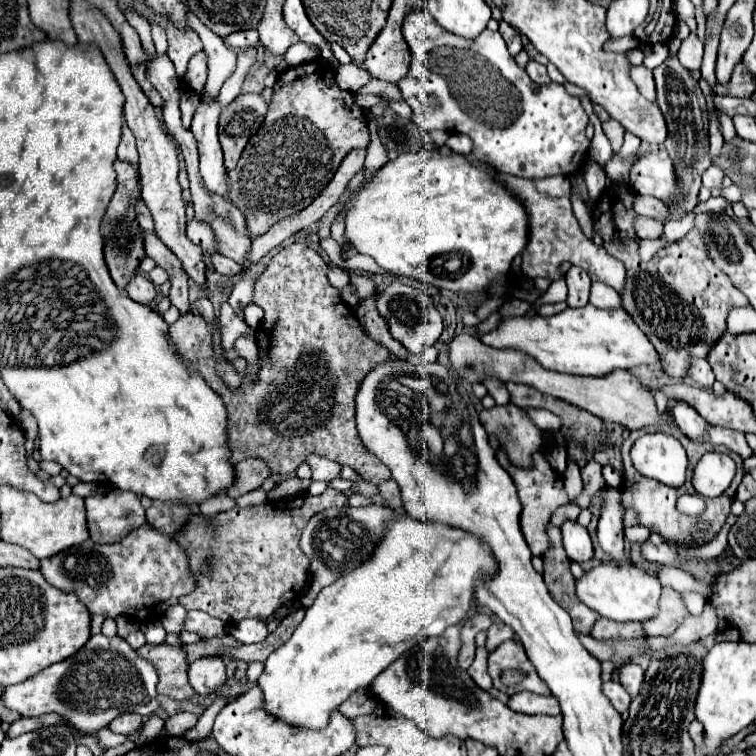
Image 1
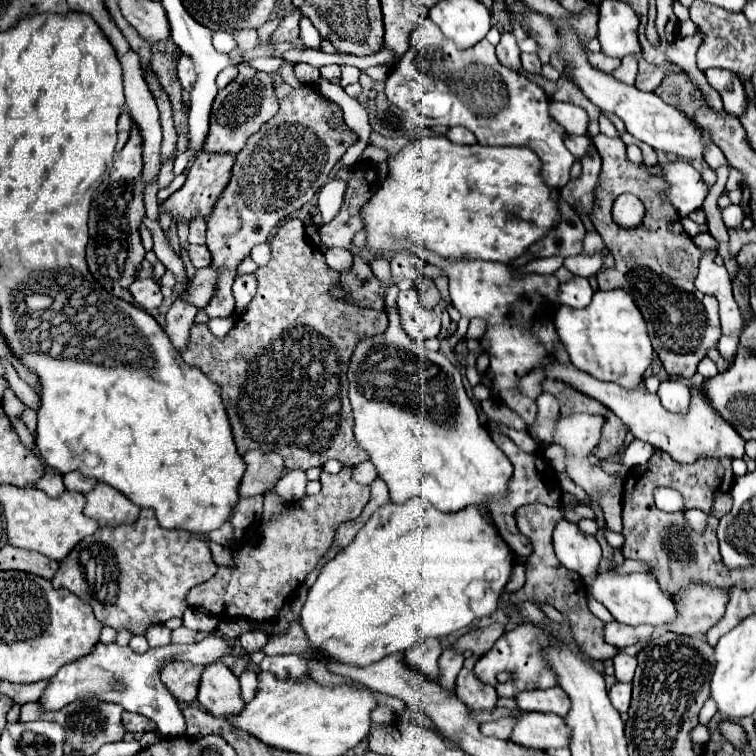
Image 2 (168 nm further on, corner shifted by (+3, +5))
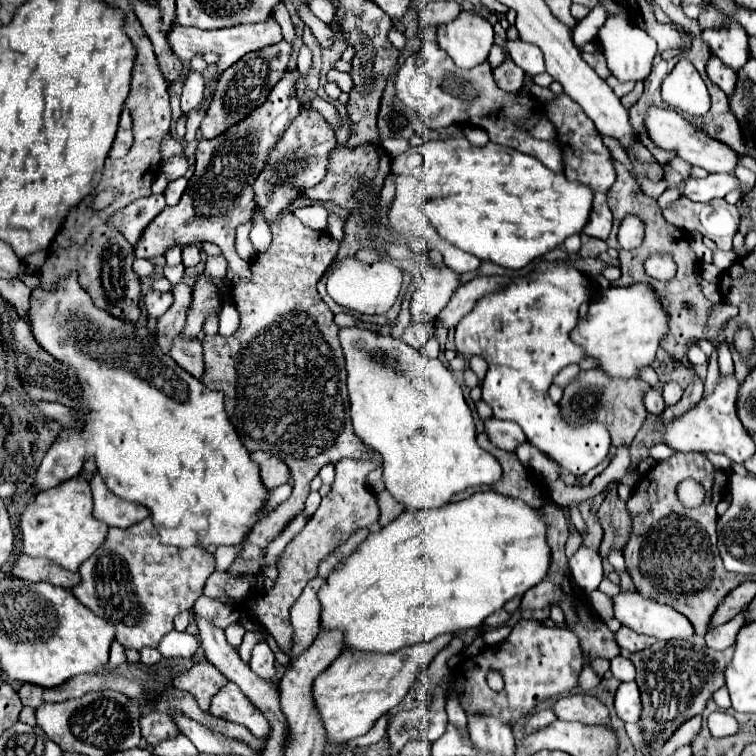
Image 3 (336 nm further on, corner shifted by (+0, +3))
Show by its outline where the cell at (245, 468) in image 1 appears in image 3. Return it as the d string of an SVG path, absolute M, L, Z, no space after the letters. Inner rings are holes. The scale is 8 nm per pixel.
M261 450L253 452L251 458L259 464L261 468L261 482L267 490L279 486L279 484L285 484L287 482L287 464L283 460L279 460L277 456L271 456L271 454L265 454Z

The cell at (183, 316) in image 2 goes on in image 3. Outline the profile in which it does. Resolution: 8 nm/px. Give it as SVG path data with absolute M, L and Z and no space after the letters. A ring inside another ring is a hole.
M177 334L173 338L169 356L181 366L185 368L189 374L193 374L195 378L201 378L203 374L203 352L201 352L201 342L197 338L181 338L181 334Z

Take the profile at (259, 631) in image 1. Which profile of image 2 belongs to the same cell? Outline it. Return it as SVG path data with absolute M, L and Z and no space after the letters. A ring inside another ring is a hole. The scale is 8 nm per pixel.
M246 632L240 638L240 644L246 654L254 654L254 652L258 652L258 648L262 648L262 644L266 644L266 640L268 640L268 636L264 632Z

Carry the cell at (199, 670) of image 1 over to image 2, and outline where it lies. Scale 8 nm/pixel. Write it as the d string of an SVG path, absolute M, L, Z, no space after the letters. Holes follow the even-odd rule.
M222 662L206 666L200 680L198 702L210 714L220 718L230 718L234 716L234 712L240 712L244 708L238 678L232 674L228 666L224 666Z

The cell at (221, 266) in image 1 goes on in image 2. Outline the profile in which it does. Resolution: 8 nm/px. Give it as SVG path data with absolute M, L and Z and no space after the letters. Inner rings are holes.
M190 244L188 246L188 252L190 252L190 262L194 264L194 268L206 268L210 266L210 252L206 250L206 246L194 246Z

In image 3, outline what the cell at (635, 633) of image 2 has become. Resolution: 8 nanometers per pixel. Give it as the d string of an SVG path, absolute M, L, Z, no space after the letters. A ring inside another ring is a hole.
M621 626L621 628L615 632L615 640L617 640L619 648L627 648L629 652L645 650L645 648L653 646L653 642L657 642L653 636L637 634L637 632L633 632L631 628L625 628L625 626Z

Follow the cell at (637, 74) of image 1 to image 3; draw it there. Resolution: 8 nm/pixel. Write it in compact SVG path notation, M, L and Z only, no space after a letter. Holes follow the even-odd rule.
M609 76L609 78L607 78L607 84L615 90L615 94L617 94L619 98L623 98L625 94L629 94L629 92L633 90L633 86L635 86L633 82L621 82L621 80L617 80L615 76Z

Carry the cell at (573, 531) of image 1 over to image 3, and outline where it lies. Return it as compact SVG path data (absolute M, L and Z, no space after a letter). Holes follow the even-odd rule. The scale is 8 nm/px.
M579 546L579 550L569 558L569 570L573 580L585 592L593 592L603 580L603 560L597 550L587 546Z

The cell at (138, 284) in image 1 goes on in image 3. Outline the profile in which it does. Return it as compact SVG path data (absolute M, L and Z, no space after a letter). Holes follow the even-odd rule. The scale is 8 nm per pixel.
M149 290L149 292L145 294L143 302L145 302L145 308L147 308L149 316L151 316L151 318L159 318L159 316L163 316L163 314L169 310L169 306L171 306L171 302L173 302L173 296L171 296L171 292Z

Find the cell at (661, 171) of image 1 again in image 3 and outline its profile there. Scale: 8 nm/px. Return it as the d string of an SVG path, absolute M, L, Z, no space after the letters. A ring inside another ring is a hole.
M709 174L703 180L687 178L683 186L683 196L693 202L711 202L713 198L725 198L735 188L743 192L741 182L733 174Z

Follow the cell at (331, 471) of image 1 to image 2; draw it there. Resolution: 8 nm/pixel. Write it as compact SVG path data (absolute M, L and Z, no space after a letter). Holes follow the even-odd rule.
M344 466L336 476L320 473L320 494L304 496L292 504L290 510L252 536L250 542L232 552L236 568L218 568L218 572L204 584L194 586L188 592L188 606L206 608L222 618L250 618L256 622L272 620L280 614L286 598L298 588L306 576L316 568L318 558L330 548L334 530L338 524L356 518L370 500L370 486L362 486L352 480L352 466ZM364 488L364 504L362 504Z

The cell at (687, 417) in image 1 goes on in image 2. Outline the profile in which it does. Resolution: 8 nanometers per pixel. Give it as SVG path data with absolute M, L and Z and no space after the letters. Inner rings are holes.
M668 380L668 382L660 384L658 398L664 408L668 408L672 412L686 412L688 402L690 402L690 388L684 382Z

